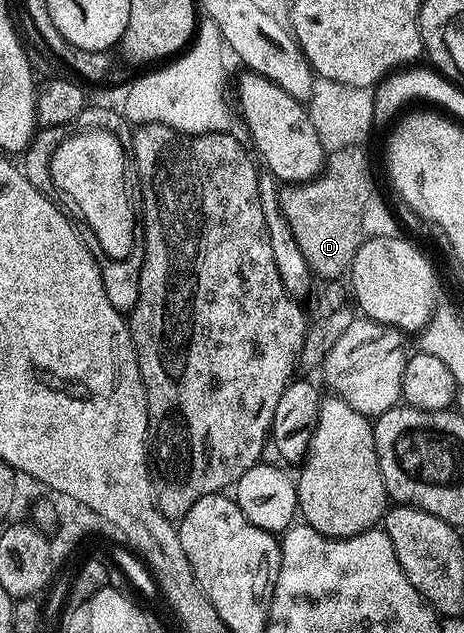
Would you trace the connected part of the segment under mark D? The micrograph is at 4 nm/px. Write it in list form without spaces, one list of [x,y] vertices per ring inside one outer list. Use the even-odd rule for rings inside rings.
[[[357,144],[333,150],[327,156],[321,173],[307,181],[287,184],[279,192],[279,205],[289,230],[292,231],[311,272],[322,281],[339,280],[349,270],[355,253],[364,240],[361,213],[364,211],[364,205],[371,200],[370,188],[374,185],[374,177],[370,174],[370,161],[362,148],[361,144]]]

